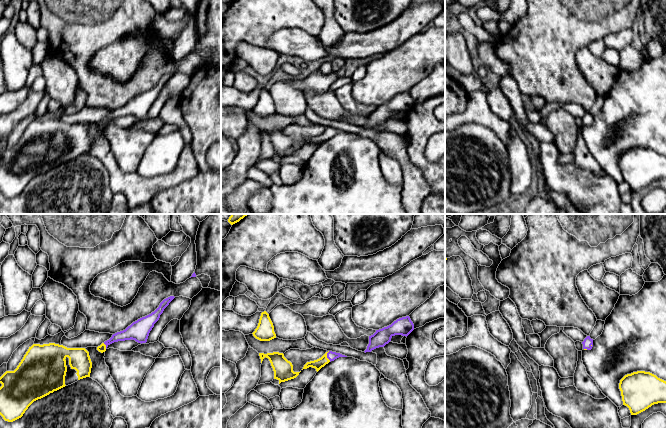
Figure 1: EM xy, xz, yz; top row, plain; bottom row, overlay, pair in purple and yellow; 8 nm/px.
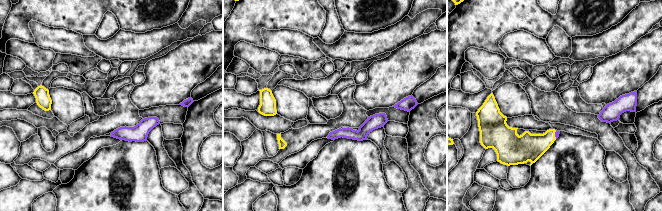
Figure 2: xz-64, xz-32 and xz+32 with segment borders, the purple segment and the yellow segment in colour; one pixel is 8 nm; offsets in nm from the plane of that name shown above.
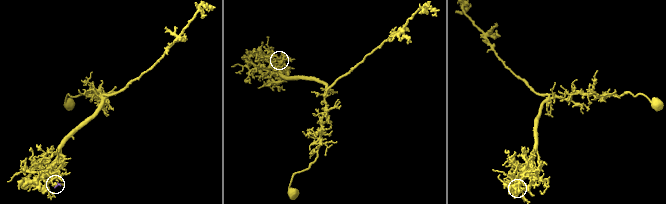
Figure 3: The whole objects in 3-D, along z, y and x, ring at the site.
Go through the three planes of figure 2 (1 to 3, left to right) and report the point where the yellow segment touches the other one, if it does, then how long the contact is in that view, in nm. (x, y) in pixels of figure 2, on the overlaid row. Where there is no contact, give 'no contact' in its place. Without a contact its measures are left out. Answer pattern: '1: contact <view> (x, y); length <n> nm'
1: no contact
2: no contact
3: contact xz+32 (555, 134); length 70 nm

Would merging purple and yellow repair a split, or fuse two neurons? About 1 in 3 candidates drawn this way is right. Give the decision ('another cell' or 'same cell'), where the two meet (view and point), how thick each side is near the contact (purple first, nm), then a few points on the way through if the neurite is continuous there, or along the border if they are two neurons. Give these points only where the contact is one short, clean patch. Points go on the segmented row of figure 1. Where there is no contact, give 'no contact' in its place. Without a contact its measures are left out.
same cell | xz (327, 356) | 70/80 nm | across xz (331, 356), (327, 356), (321, 362)

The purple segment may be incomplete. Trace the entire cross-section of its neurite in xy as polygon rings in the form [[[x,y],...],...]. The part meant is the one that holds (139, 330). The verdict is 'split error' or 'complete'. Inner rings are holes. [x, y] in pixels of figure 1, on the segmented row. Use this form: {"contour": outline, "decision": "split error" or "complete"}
{"contour": [[[170,296],[164,299],[154,312],[133,322],[125,330],[113,334],[109,340],[98,346],[97,350],[103,353],[112,343],[131,339],[141,344],[146,343],[149,333],[154,327],[154,324],[159,320],[160,315],[163,313],[164,309],[174,298],[174,296]]], "decision": "split error"}

